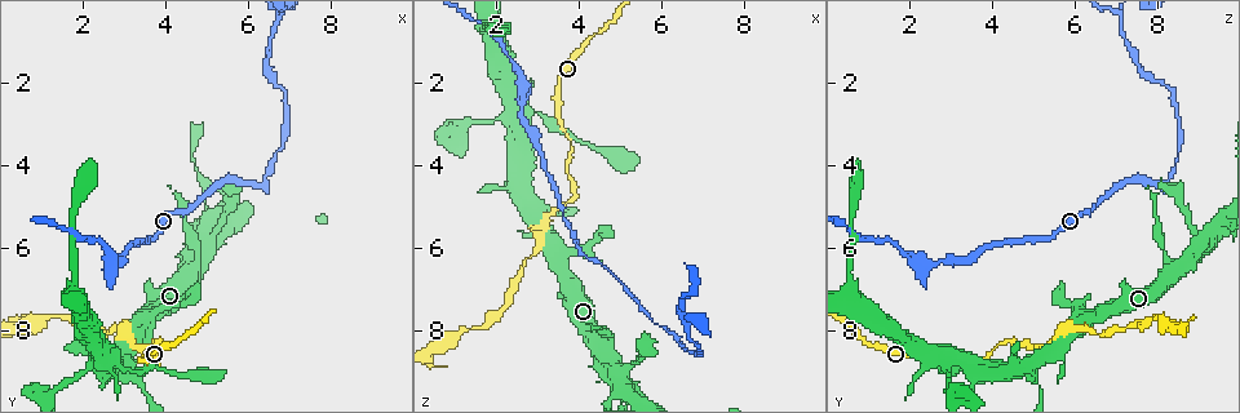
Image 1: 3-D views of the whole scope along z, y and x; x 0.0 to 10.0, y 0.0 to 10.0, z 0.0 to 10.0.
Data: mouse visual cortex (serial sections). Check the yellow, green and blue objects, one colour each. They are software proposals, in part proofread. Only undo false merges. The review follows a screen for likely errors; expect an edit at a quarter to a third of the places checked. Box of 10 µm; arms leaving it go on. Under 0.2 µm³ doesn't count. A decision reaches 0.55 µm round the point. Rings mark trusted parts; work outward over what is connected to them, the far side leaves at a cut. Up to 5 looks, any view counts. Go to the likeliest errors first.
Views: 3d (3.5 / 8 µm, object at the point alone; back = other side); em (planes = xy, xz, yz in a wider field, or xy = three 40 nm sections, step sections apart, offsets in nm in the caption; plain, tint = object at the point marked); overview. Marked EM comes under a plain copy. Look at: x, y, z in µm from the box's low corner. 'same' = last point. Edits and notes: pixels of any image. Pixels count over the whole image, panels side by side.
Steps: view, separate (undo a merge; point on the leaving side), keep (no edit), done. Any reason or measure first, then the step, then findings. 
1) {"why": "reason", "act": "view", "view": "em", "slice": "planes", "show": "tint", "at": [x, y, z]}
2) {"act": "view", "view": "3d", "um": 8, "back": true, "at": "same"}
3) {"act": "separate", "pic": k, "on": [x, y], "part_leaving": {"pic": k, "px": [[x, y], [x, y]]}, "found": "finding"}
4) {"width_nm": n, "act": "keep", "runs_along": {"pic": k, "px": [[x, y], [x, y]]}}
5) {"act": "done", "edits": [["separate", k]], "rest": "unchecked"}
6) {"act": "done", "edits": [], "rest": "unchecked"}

{"act": "view", "view": "3d", "um": 8, "back": true, "at": [6.25, 4.55, 8.05]}

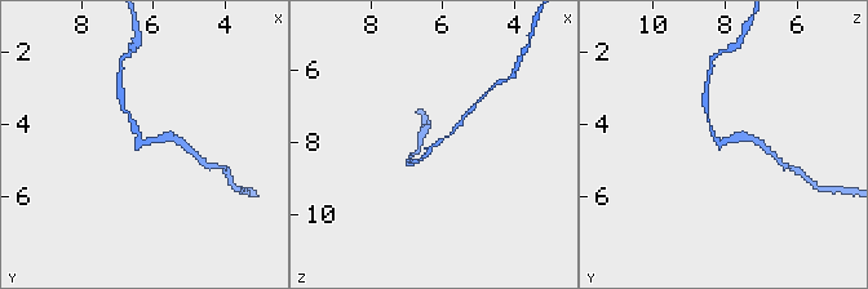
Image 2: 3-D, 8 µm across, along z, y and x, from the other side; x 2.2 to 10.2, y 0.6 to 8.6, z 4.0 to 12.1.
{"act": "view", "view": "3d", "um": 3.5, "at": "same"}

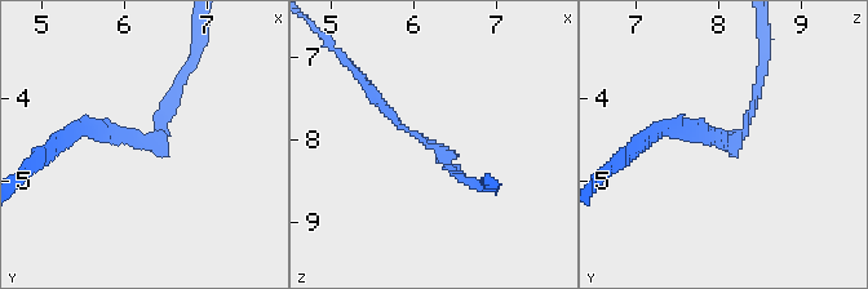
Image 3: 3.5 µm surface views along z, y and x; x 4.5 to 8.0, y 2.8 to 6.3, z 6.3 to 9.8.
{"act": "separate", "pic": 3, "on": [756, 88], "part_leaving": {"pic": 3, "px": [[744, 130], [764, 71], [766, 36]]}, "found": "a second cell is stuck on"}

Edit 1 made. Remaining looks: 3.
{"why": "narrows sharply", "act": "view", "view": "3d", "um": 3.5, "at": [2.55, 6.30, 2.70]}

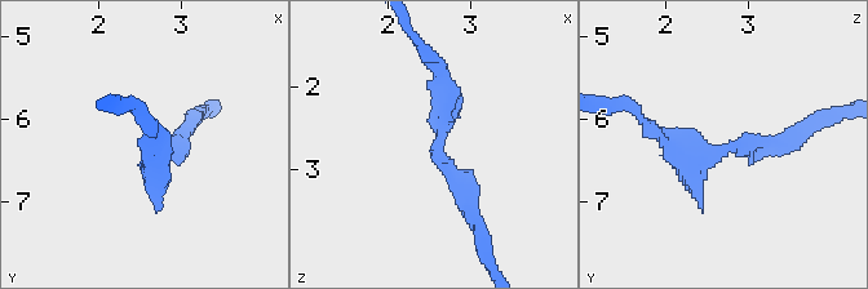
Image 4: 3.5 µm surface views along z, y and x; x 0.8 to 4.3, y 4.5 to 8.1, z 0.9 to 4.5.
{"act": "view", "view": "em", "slice": "xy", "step": 1, "show": "tint", "at": [2.60, 6.40, 2.70]}

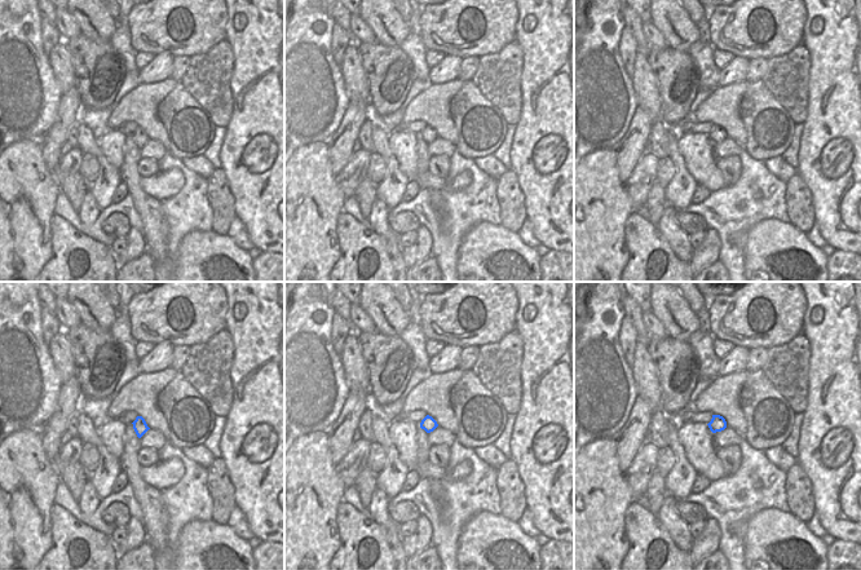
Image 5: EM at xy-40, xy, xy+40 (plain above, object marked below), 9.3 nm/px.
{"act": "keep", "runs_along": {"pic": 4, "px": [[470, 213], [435, 154], [435, 69]]}, "found": "one cell here"}

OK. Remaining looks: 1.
{"act": "done", "edits": [["separate", 3]], "rest": "unchecked"}

